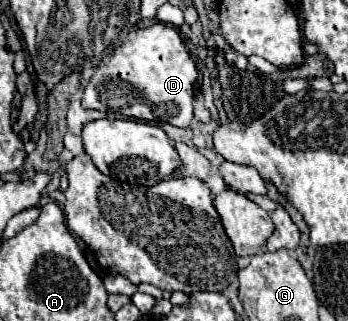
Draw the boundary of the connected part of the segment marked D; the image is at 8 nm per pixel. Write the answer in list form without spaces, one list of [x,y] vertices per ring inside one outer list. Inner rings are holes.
[[[153,24],[141,28],[135,38],[121,46],[107,64],[101,64],[81,94],[81,106],[113,112],[145,122],[169,122],[173,126],[189,126],[193,120],[193,96],[195,80],[199,72],[189,56],[183,38],[177,28],[167,24]],[[123,88],[139,88],[133,94],[123,94]],[[141,92],[141,96],[139,96]]]

